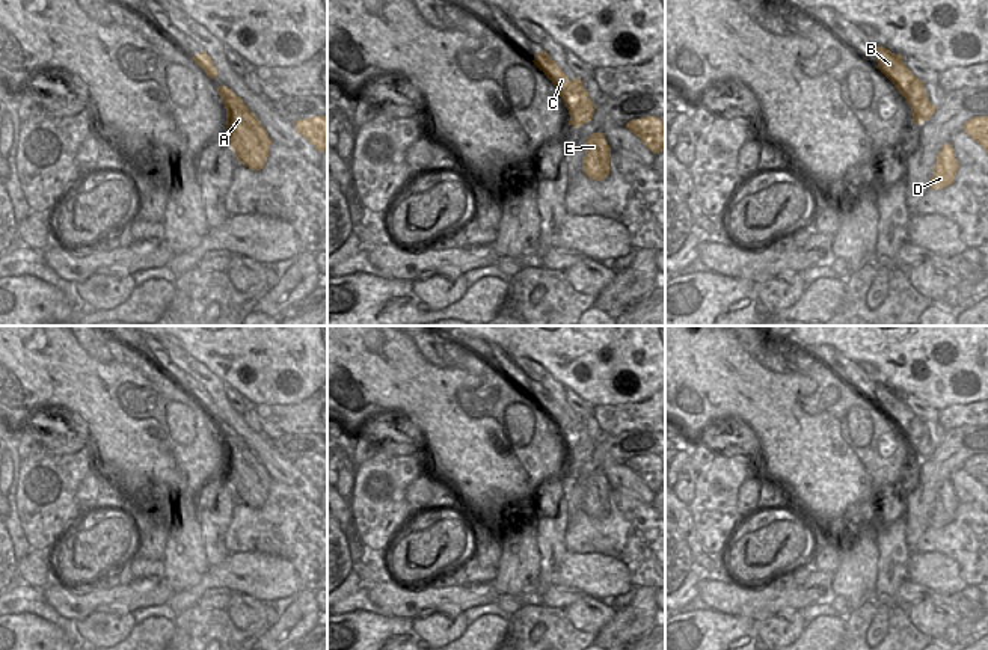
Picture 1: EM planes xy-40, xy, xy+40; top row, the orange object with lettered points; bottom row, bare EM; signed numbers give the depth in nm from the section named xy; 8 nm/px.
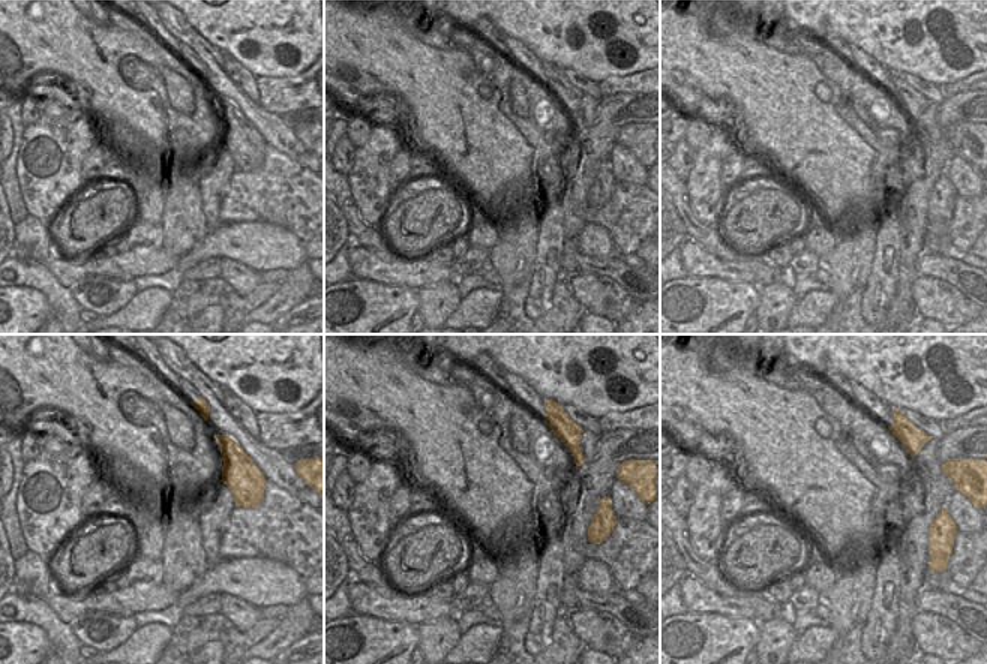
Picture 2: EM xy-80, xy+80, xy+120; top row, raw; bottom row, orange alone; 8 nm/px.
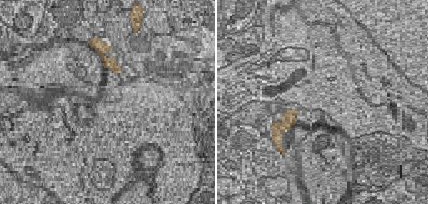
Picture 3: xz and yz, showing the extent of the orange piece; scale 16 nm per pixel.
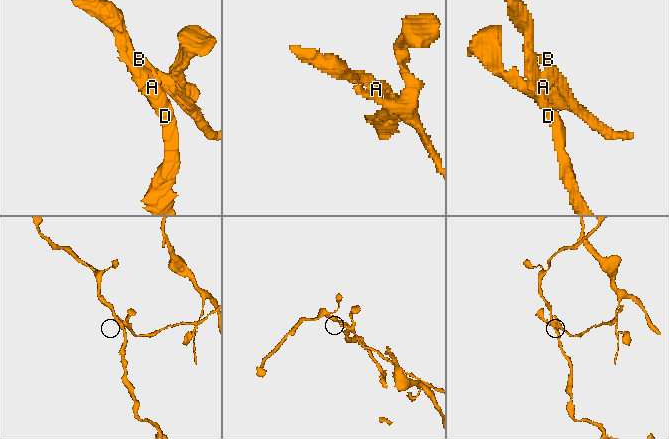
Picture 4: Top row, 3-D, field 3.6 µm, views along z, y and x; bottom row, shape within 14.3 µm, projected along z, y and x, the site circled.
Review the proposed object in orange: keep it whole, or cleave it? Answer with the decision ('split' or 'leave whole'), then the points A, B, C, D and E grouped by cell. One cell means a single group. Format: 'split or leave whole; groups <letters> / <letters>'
split; groups A D E / B C

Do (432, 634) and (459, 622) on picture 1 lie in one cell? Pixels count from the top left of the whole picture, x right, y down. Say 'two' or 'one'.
one

